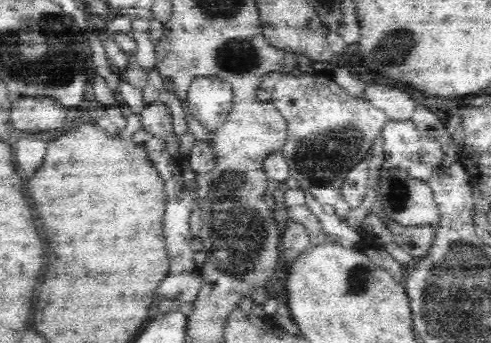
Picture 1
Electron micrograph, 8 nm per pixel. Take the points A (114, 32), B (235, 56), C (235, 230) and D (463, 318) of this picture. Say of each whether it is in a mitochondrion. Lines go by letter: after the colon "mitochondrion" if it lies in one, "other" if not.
A: other
B: mitochondrion
C: mitochondrion
D: mitochondrion

